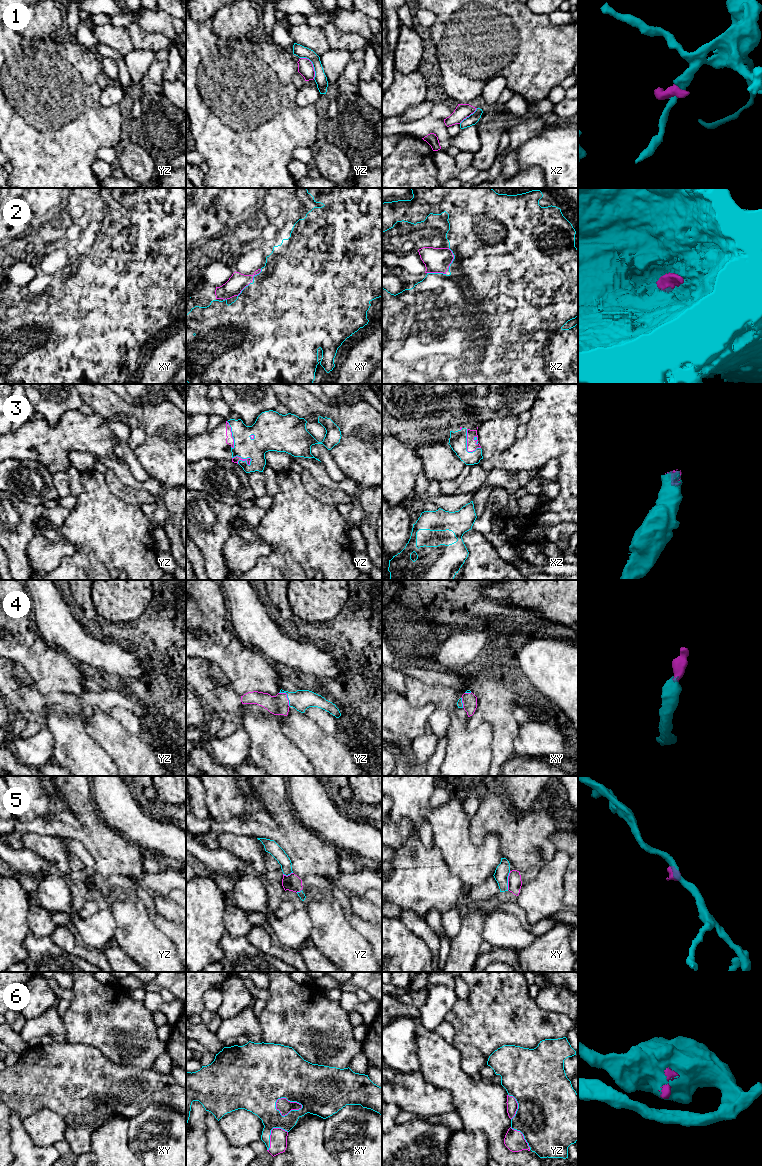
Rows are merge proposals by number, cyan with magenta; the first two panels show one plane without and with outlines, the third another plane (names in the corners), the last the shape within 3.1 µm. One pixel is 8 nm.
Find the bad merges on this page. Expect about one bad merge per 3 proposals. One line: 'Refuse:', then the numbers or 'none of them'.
Refuse: 1, 5

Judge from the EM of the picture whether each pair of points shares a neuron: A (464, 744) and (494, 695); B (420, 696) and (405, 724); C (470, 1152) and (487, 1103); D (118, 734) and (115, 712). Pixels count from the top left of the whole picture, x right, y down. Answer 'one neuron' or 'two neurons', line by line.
A: two neurons
B: two neurons
C: two neurons
D: two neurons

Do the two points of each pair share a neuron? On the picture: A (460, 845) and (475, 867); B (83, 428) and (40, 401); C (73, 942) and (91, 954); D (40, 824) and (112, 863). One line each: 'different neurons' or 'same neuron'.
A: same neuron
B: different neurons
C: same neuron
D: same neuron

